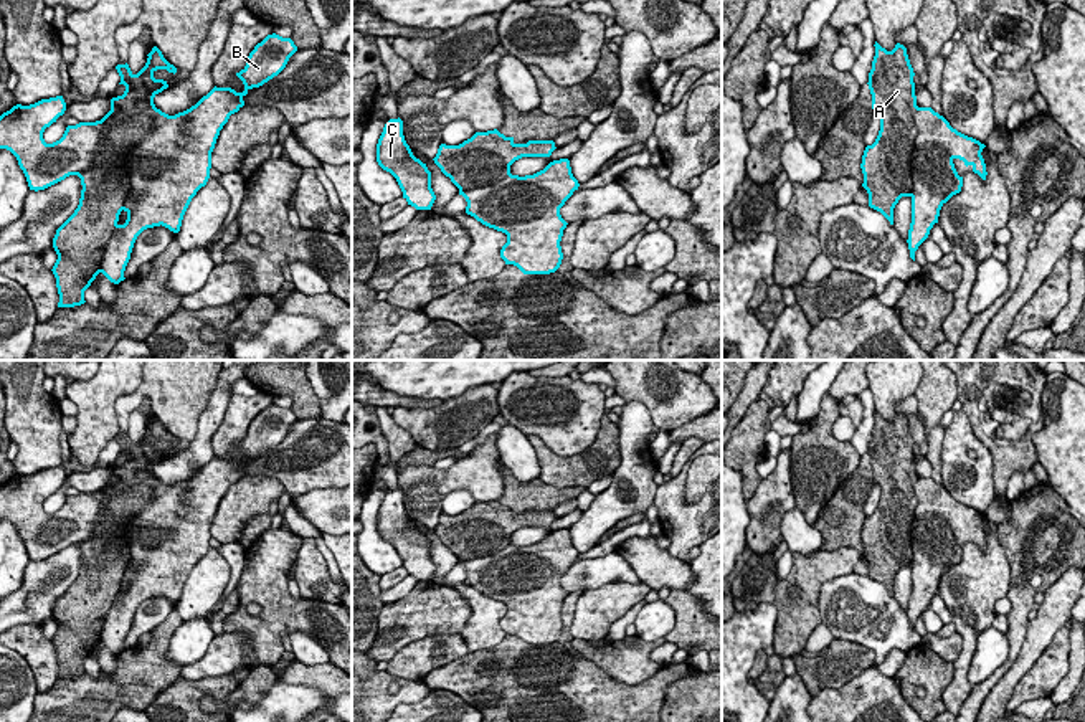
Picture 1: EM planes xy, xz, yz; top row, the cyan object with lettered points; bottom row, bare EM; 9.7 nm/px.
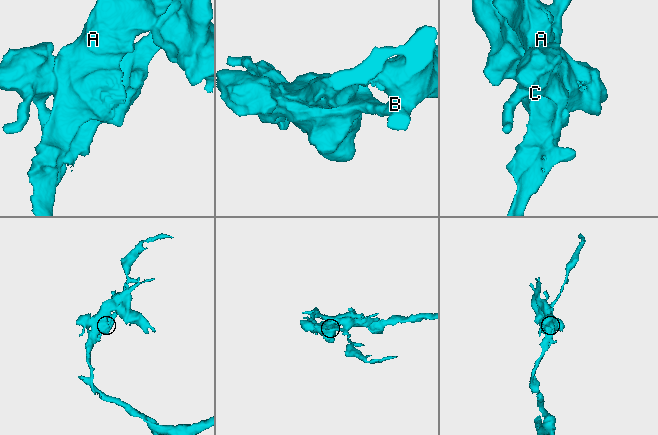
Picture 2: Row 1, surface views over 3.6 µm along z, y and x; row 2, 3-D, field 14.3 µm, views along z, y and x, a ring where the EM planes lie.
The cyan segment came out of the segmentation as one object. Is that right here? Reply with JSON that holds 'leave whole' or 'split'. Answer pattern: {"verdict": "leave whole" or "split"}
{"verdict": "split"}

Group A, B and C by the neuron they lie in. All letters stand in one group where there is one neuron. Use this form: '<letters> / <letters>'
A / B C

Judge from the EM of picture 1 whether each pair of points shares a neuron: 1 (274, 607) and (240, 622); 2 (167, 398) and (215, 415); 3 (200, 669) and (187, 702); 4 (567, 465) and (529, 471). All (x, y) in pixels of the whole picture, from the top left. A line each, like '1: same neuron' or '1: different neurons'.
1: same neuron
2: different neurons
3: different neurons
4: different neurons

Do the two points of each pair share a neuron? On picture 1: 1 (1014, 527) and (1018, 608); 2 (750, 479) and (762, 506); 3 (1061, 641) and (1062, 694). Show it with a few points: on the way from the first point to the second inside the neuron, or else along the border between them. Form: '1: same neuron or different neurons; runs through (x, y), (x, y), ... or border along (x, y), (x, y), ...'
1: same neuron; runs through (1019, 547), (1018, 588)
2: different neurons; border along (762, 479), (757, 491), (747, 501)
3: different neurons; border along (1067, 671), (1049, 696)

